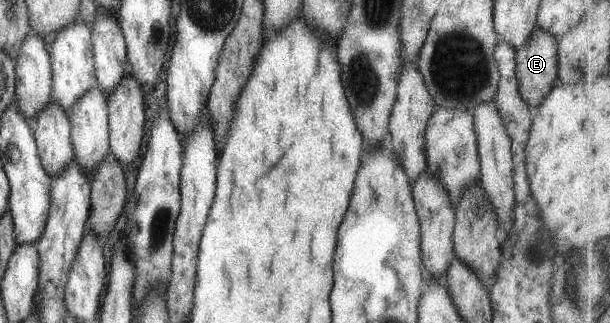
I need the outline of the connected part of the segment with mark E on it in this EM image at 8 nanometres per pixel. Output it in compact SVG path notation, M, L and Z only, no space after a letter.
M537 25L532 29L532 34L528 36L528 42L520 46L516 53L516 78L521 97L533 110L544 102L548 96L548 91L554 88L558 77L558 39L546 30L540 30Z

